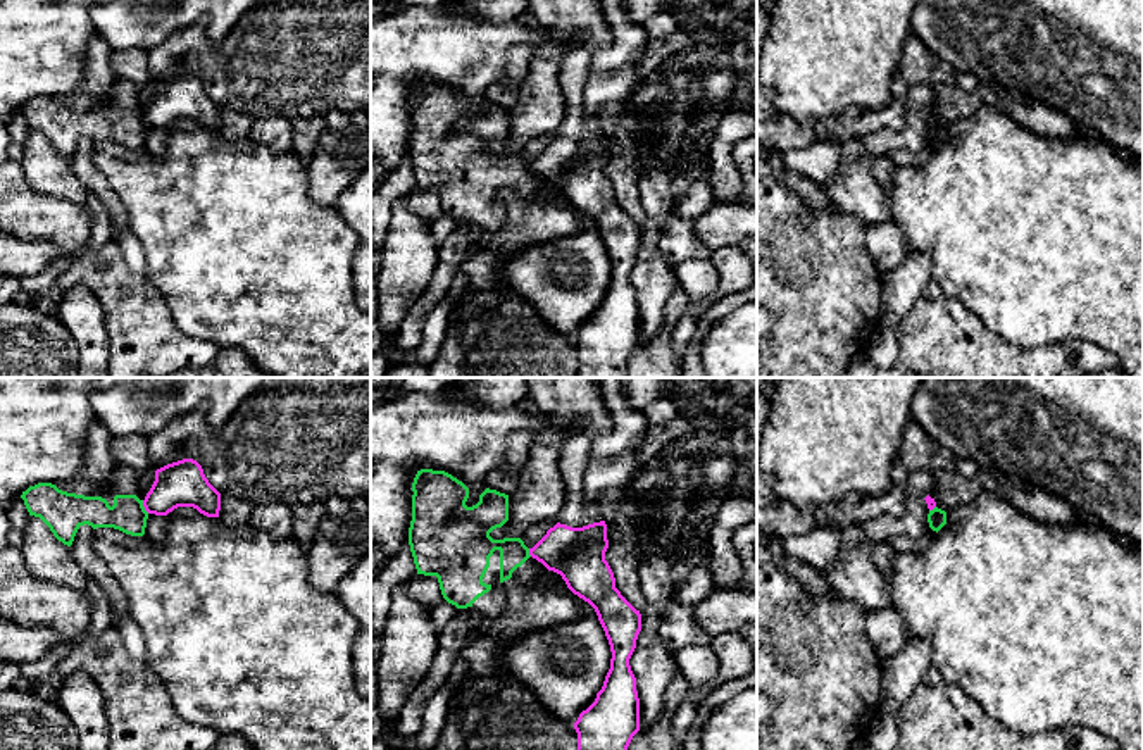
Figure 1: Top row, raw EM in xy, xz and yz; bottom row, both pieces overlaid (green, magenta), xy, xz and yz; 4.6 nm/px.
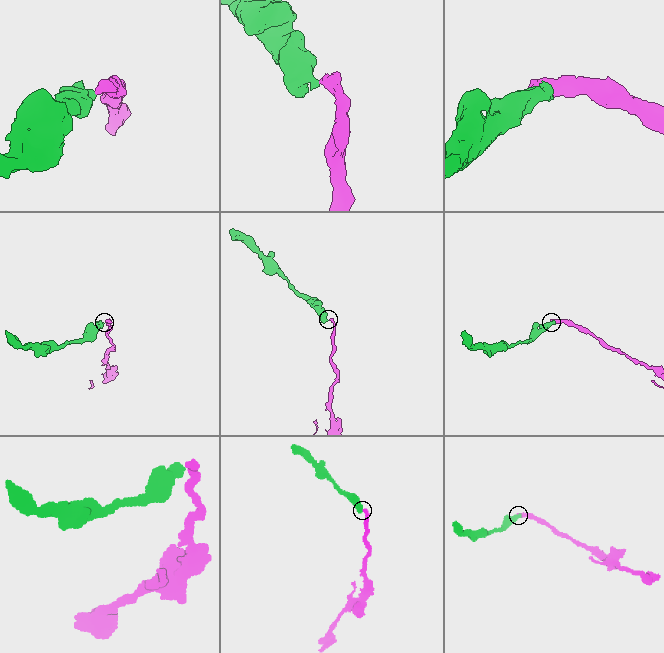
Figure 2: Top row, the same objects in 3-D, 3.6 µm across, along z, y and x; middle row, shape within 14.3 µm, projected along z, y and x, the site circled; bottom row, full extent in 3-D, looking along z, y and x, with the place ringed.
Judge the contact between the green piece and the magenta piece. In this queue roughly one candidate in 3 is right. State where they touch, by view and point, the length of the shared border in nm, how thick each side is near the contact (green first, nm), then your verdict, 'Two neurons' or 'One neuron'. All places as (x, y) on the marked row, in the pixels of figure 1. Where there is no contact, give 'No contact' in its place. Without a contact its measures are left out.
Touches green at xy (143, 507). Shared border 70 nm. Thickness 160 nm (green) against 220 nm. Two neurons

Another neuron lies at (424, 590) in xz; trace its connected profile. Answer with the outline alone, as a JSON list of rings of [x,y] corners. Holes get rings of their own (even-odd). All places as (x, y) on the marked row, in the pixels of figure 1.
[[[415,574],[405,583],[405,588],[417,603],[428,609],[445,600],[436,576]]]

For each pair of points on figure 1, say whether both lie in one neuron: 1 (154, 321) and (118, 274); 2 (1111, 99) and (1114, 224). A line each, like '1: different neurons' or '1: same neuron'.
1: same neuron
2: different neurons

